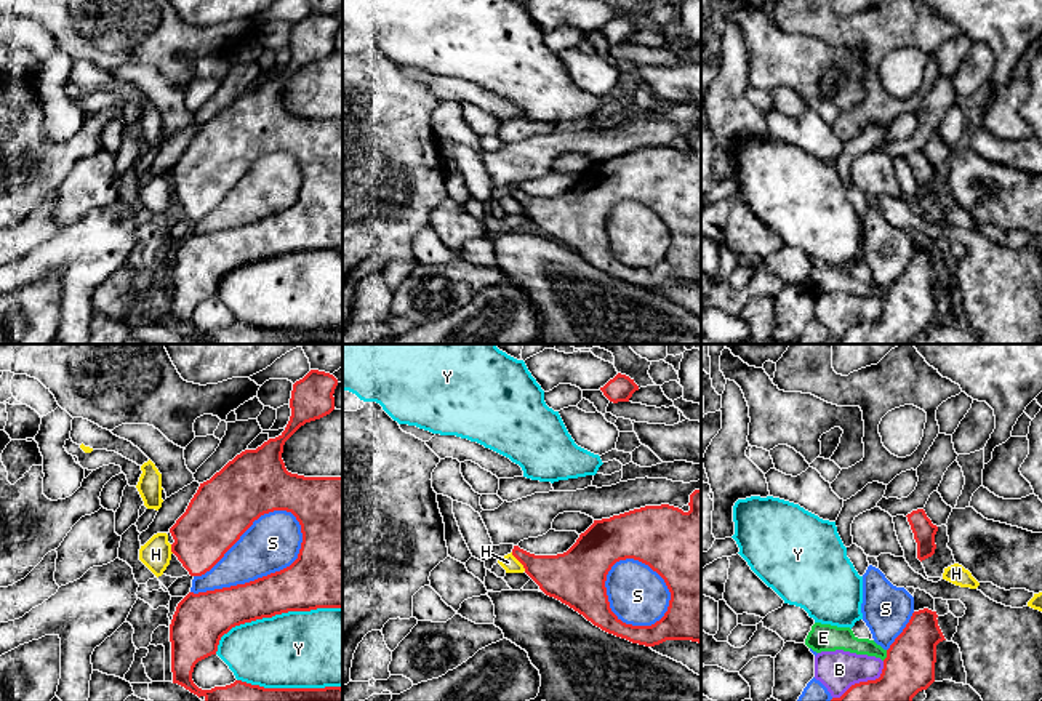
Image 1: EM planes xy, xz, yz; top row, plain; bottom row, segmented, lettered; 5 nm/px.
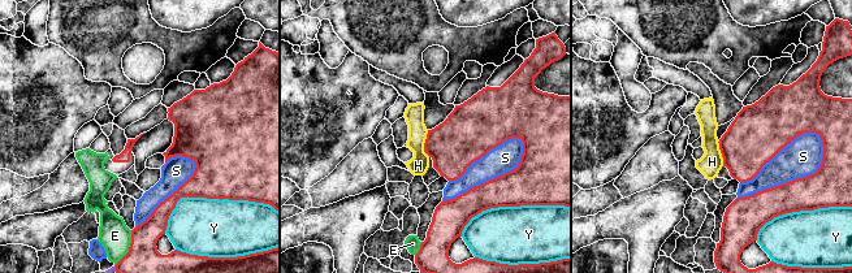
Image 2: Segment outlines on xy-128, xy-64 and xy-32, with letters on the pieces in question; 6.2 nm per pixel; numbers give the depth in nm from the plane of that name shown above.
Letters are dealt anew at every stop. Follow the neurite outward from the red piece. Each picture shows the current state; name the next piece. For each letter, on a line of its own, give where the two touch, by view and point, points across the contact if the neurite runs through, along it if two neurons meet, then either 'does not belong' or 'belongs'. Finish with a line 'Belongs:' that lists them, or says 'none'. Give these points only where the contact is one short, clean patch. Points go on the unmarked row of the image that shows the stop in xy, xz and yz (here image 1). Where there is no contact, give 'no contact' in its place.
B: meets red in yz at (863, 324); does not belong
E: meets red in yz at (887, 296); border along yz (887, 292), (882, 301); does not belong
H: meets red in xz at (519, 202); border along xz (511, 194), (525, 212); does not belong
S: meets red in xy at (263, 218); does not belong
Y: meets red in xy at (272, 256); does not belong
Belongs: none

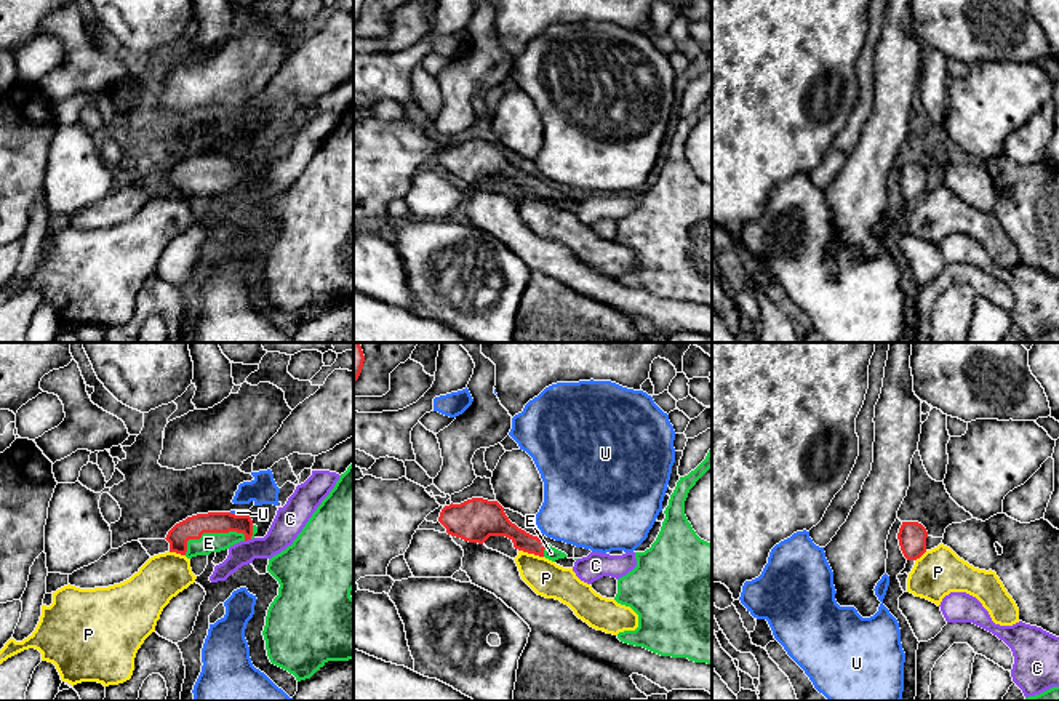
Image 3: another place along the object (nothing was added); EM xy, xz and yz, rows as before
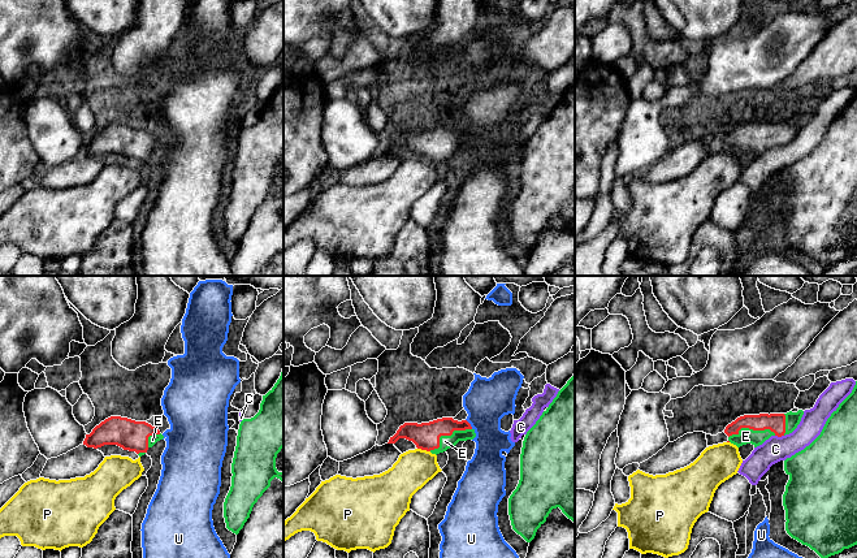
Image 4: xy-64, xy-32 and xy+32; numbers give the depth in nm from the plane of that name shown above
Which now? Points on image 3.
C: meets red in xy at (247, 181); border along xy (250, 180), (245, 183); does not belong
E: meets red in xy at (211, 173); runs through xy (192, 168), (197, 173), (211, 173), (208, 184); belongs
P: meets red in xz at (531, 194); border along xz (519, 191), (543, 199); does not belong
U: meets red in xy at (239, 157); does not belong
Belongs: E

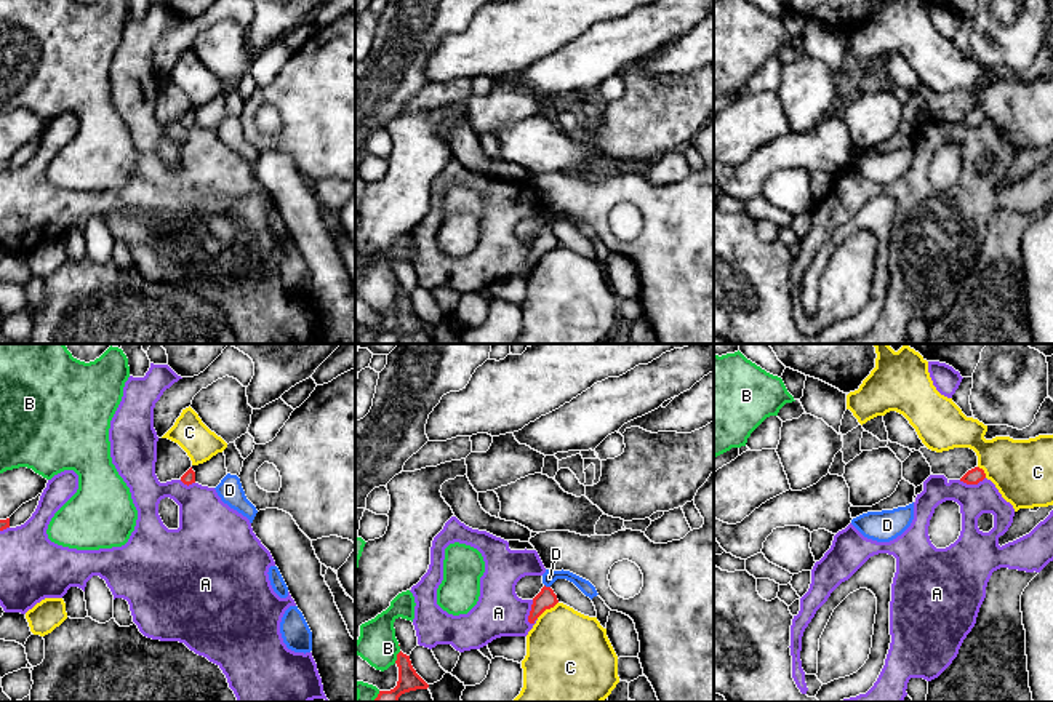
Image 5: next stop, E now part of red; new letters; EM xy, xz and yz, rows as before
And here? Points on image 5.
A: meets red in xz at (530, 255); does not belong
B: meets red in xz at (397, 299); does not belong
C: meets red in xz at (546, 250); does not belong
D: meets red in xz at (548, 229); runs through xz (546, 240), (548, 229), (549, 219); belongs
Belongs: D

